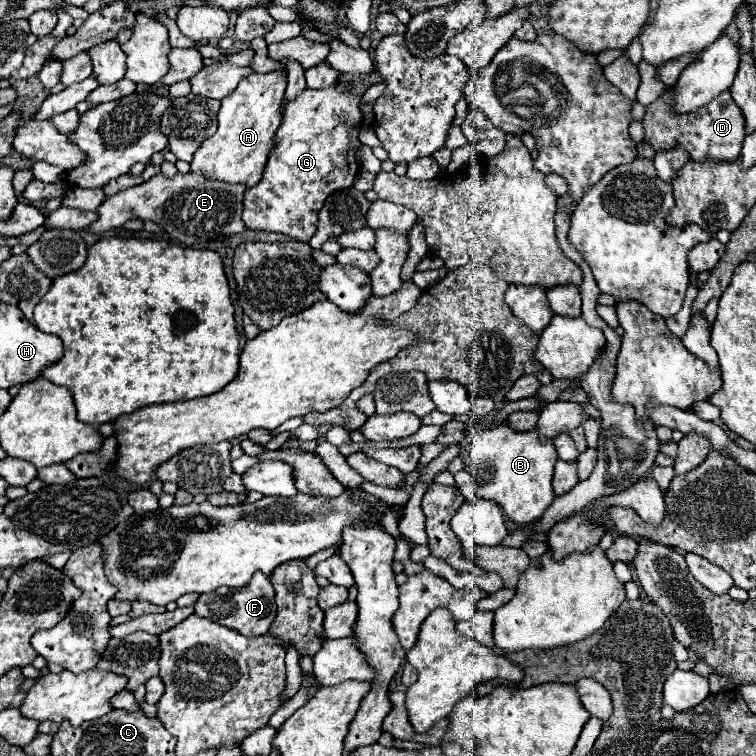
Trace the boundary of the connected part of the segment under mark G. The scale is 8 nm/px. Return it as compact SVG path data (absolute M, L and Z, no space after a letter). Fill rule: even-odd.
M373 72L367 80L339 74L335 86L325 90L305 88L297 100L287 104L263 178L255 188L245 190L243 222L249 230L277 232L299 242L309 242L315 234L317 212L323 200L337 188L349 188L359 172L355 162L355 152L361 146L357 136L363 122L359 102L375 82L377 76ZM345 82L353 82L353 86L345 88Z

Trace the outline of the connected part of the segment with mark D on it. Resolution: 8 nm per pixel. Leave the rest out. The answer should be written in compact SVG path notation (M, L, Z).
M669 88L653 104L647 106L643 118L645 142L653 146L655 152L669 148L683 148L689 152L693 162L735 162L739 158L745 138L745 120L739 106L731 98L729 90L721 92L717 98L701 106L699 110L687 114L679 114L673 108L673 100L675 92Z

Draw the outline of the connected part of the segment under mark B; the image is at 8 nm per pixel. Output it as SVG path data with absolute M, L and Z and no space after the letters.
M495 424L479 432L471 442L467 470L477 482L477 496L497 502L515 524L529 526L543 516L555 498L551 488L555 462L553 442L541 442L537 430L519 434L507 424Z

